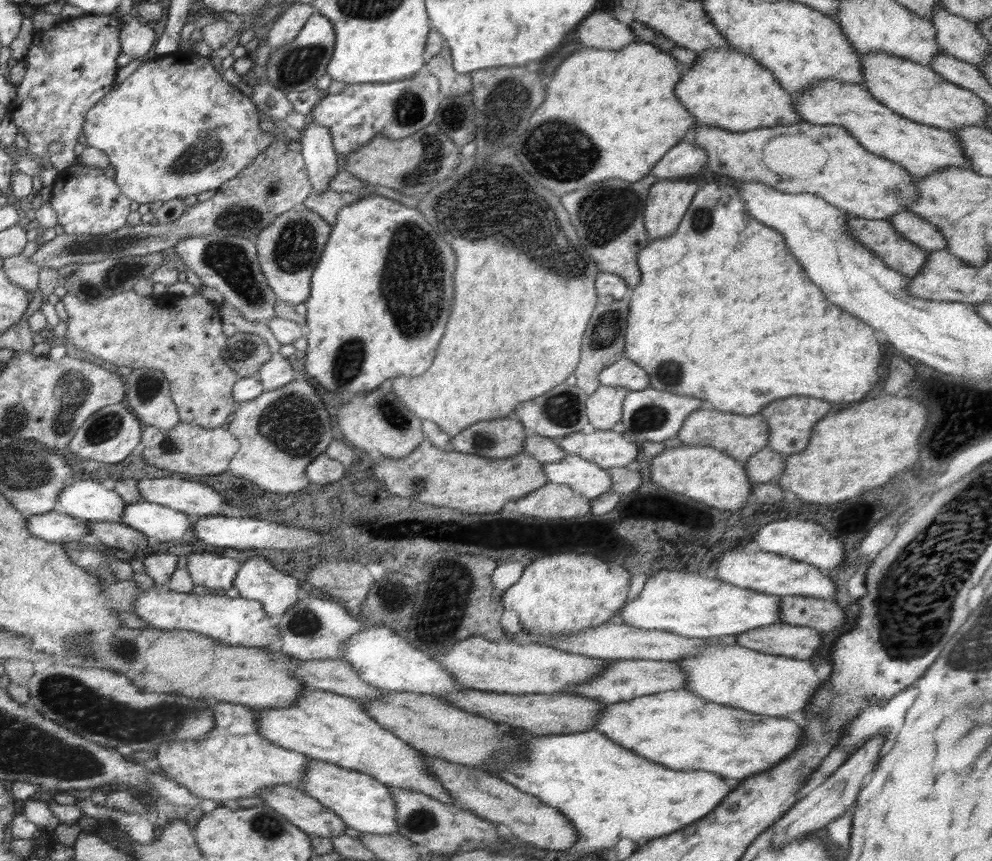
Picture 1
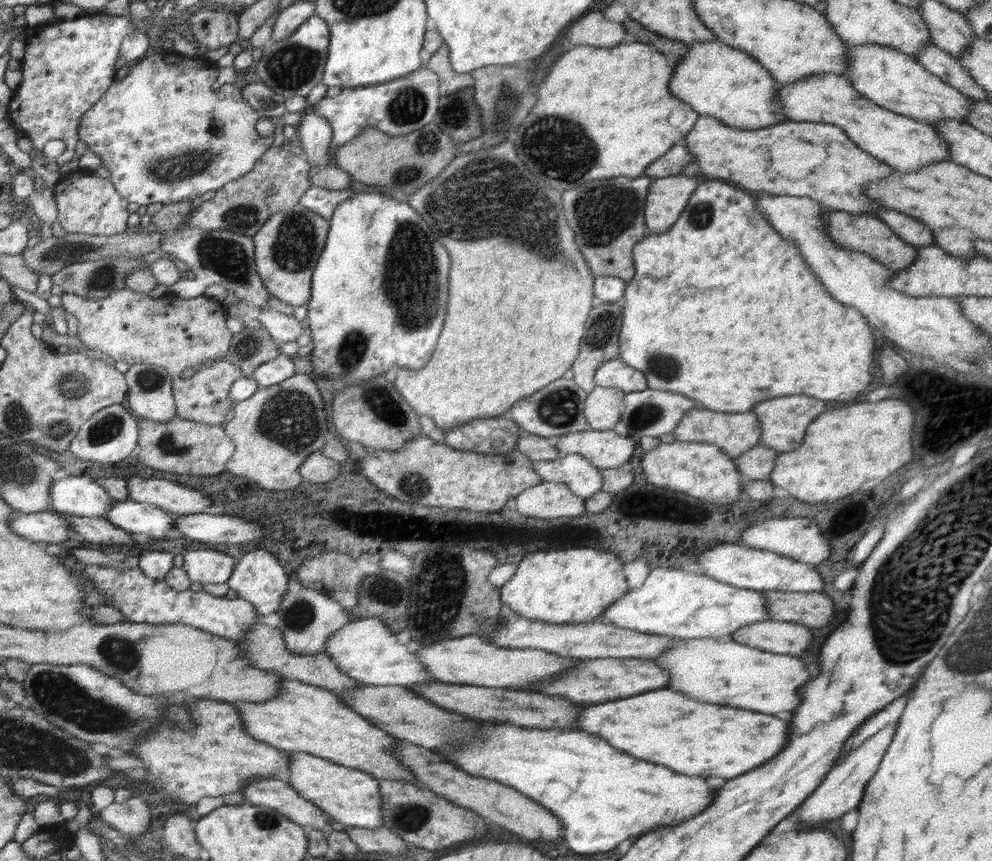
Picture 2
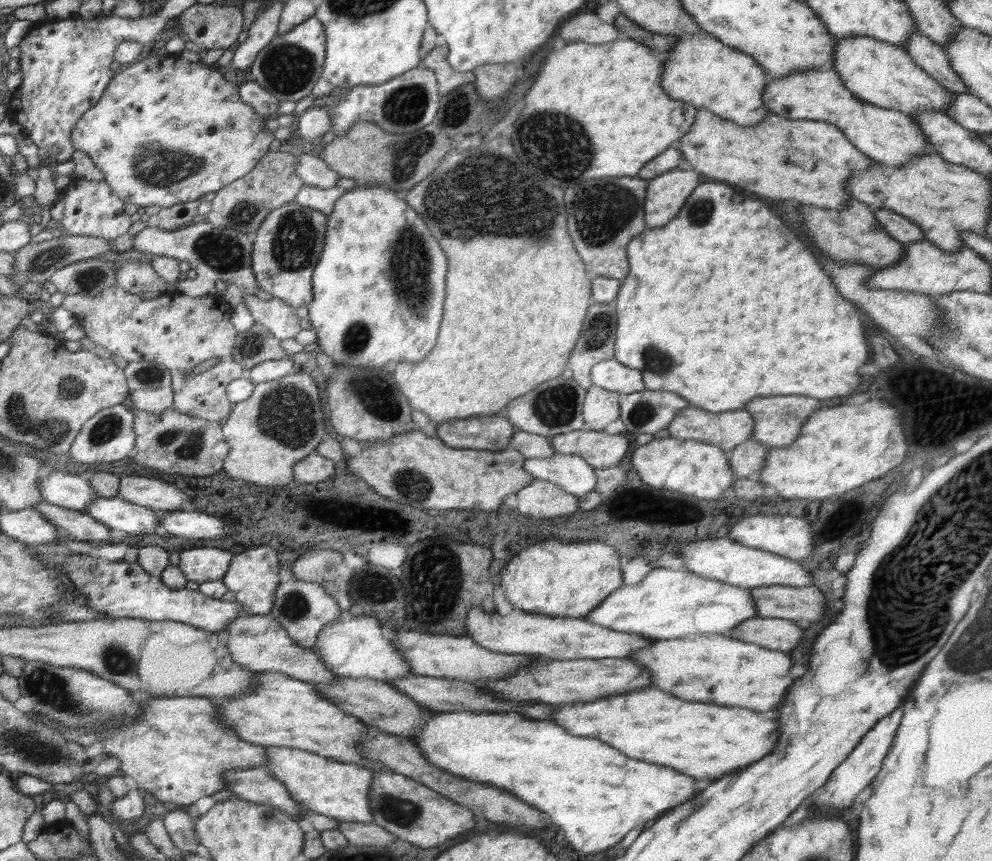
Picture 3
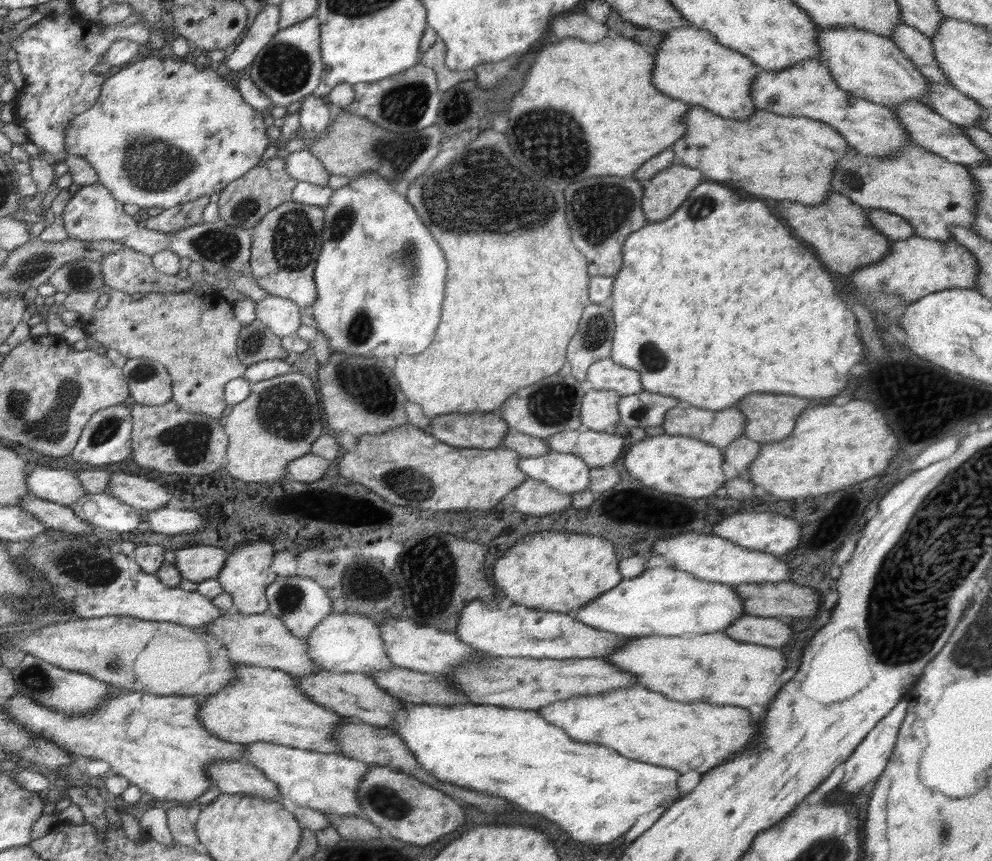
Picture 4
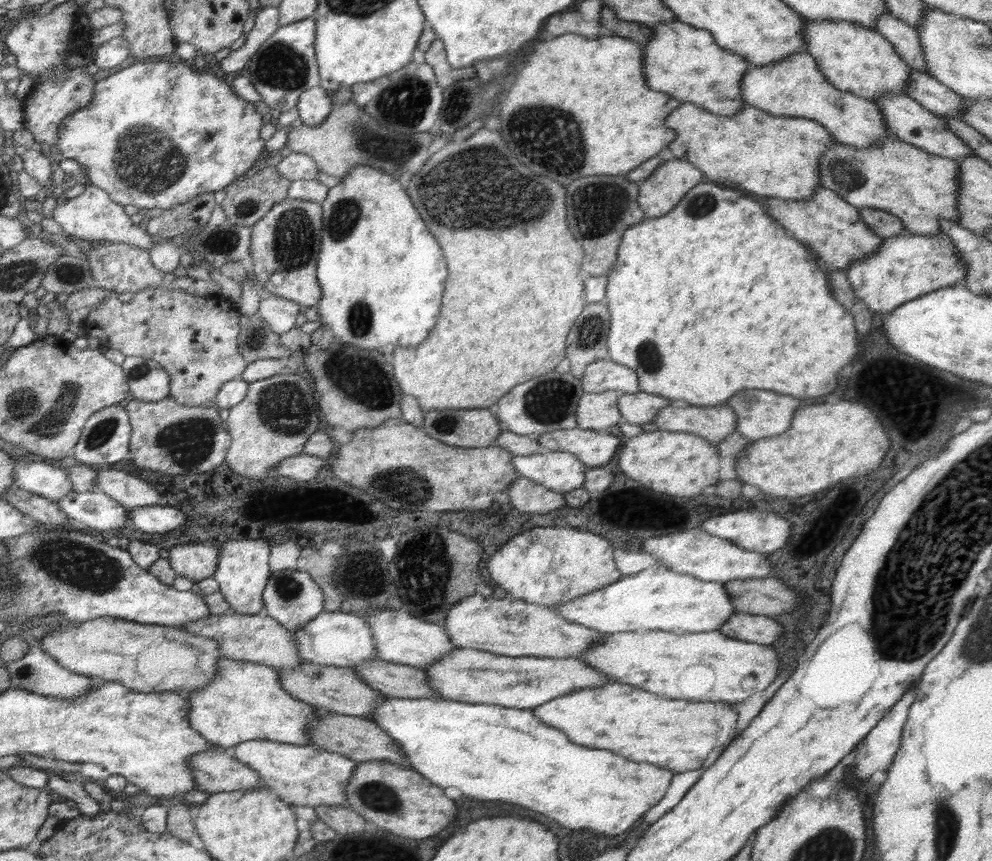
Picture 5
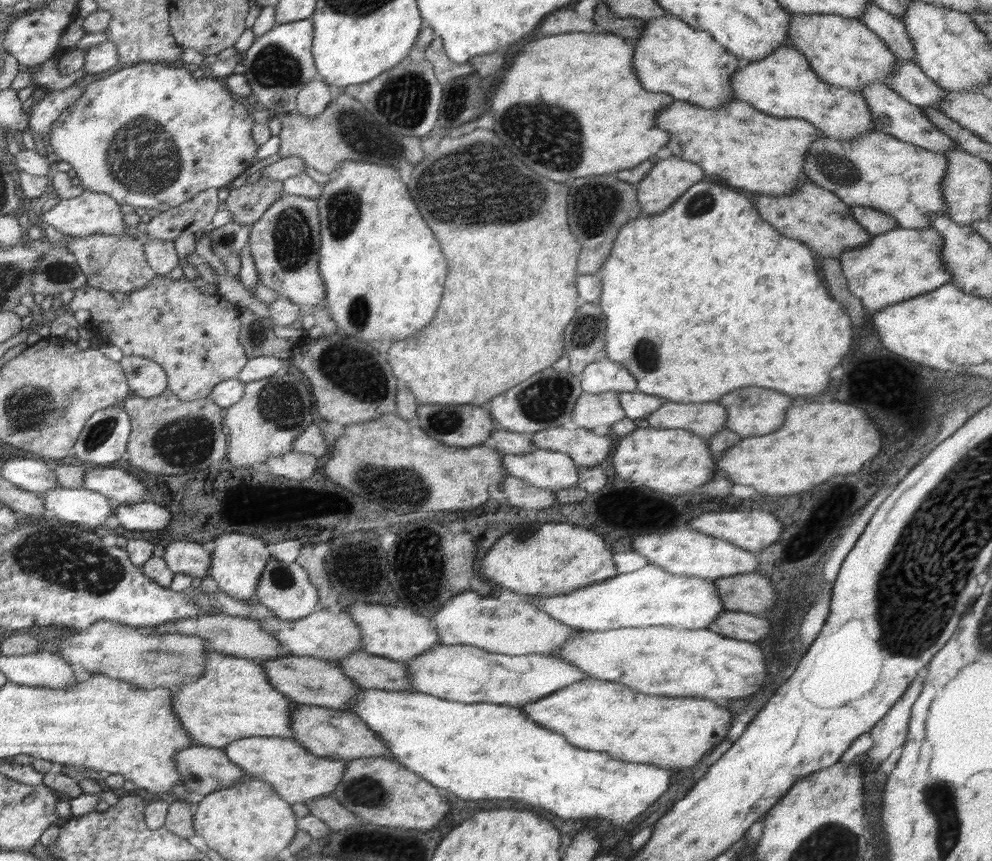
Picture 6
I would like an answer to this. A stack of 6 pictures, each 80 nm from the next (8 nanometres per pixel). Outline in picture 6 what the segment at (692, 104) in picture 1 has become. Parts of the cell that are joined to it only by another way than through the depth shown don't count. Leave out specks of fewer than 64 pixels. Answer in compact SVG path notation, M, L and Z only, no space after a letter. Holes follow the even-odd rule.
M674 15L646 20L646 30L635 45L635 68L644 90L672 95L675 100L715 109L735 98L730 76L743 65L740 58L728 51L708 31L698 31Z

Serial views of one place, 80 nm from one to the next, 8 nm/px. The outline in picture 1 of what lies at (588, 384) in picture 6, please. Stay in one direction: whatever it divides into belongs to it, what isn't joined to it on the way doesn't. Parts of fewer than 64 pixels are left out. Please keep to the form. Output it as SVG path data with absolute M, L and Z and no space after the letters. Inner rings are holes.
M624 356L614 365L607 366L599 378L604 386L624 387L633 391L651 386L651 377L647 371L639 363Z

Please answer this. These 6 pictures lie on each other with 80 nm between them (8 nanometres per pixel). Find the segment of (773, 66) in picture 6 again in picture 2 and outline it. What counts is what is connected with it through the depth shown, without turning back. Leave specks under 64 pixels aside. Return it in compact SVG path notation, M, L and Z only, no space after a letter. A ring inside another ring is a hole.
M820 74L808 76L793 82L780 85L775 98L779 100L785 117L790 121L825 122L839 126L848 135L858 148L875 156L878 160L893 166L901 173L909 173L920 167L935 163L936 161L949 160L948 143L942 139L932 124L919 121L878 106L852 88L852 83L845 77L836 74Z

